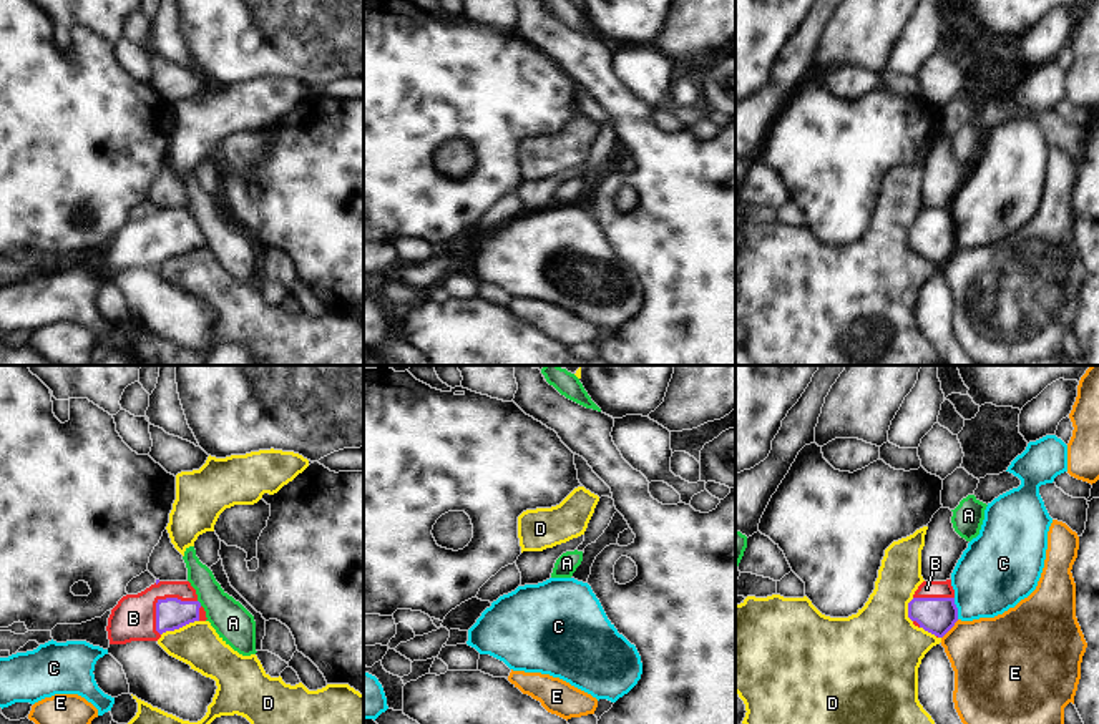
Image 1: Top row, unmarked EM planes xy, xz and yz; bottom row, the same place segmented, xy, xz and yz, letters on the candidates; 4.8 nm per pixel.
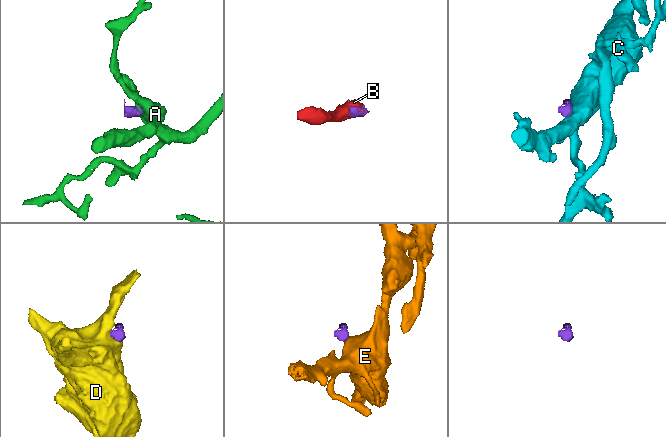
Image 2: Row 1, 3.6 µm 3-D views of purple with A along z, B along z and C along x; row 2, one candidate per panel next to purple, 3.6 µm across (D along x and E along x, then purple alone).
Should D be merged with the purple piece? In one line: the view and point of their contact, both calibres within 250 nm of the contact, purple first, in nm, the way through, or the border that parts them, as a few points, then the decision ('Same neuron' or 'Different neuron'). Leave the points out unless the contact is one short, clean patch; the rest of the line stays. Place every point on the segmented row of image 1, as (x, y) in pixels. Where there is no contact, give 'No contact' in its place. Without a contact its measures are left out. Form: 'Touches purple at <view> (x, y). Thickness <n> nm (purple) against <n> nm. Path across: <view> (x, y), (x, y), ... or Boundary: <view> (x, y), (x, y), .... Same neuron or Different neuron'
Touches purple at xy (180, 626). Thickness 160 nm (purple) against 220 nm. Boundary: xy (198, 620), (166, 630), (161, 635). Different neuron.

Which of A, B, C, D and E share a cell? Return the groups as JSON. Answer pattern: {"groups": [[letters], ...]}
{"groups": [["A"], ["B"], ["C"], ["D"], ["E"]]}

